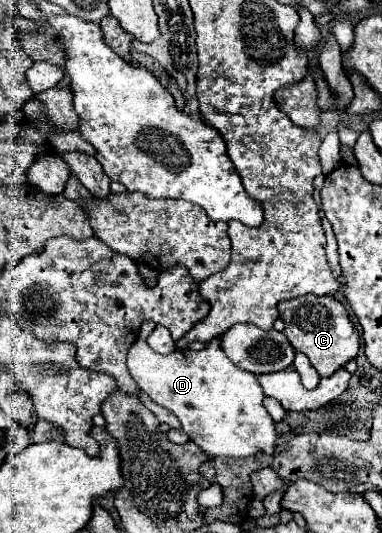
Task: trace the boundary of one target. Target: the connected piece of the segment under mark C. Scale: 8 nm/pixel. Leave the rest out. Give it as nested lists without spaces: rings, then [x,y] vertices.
[[[303,295],[279,303],[279,317],[285,323],[285,335],[295,351],[309,357],[311,365],[321,377],[331,377],[337,369],[345,367],[347,361],[359,353],[359,333],[351,323],[347,309],[331,295]]]

